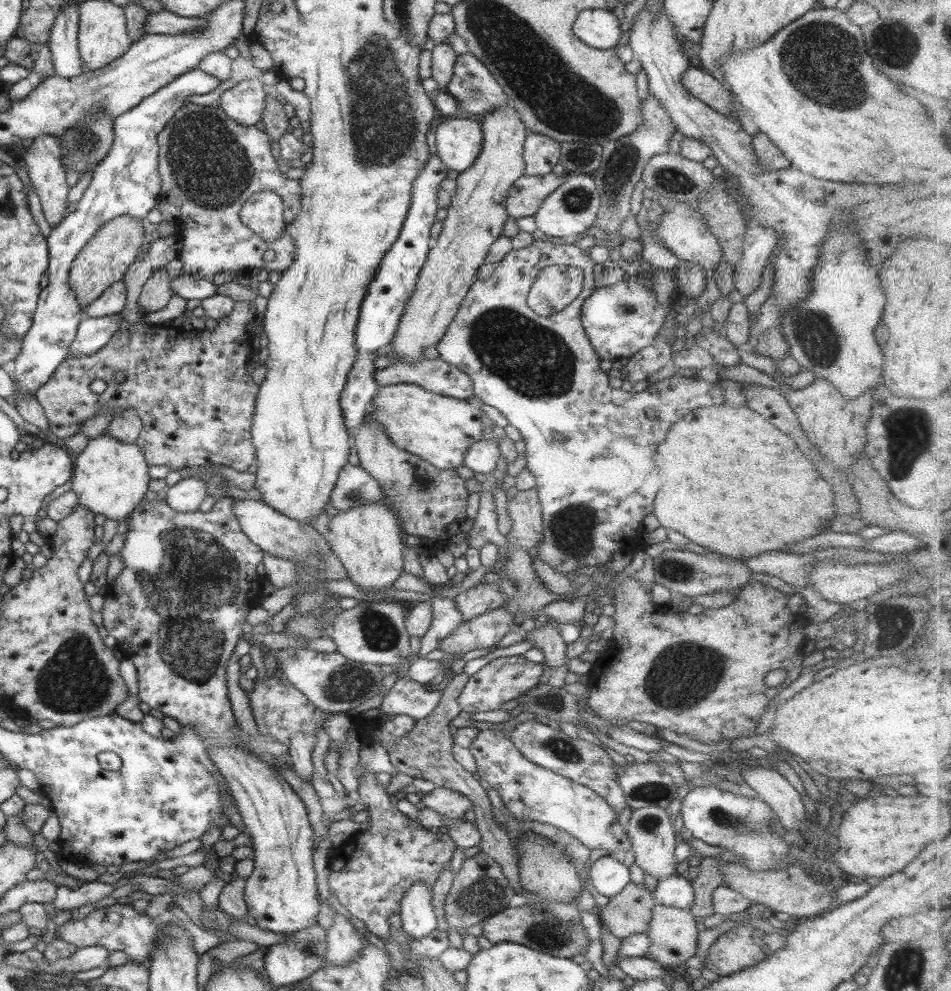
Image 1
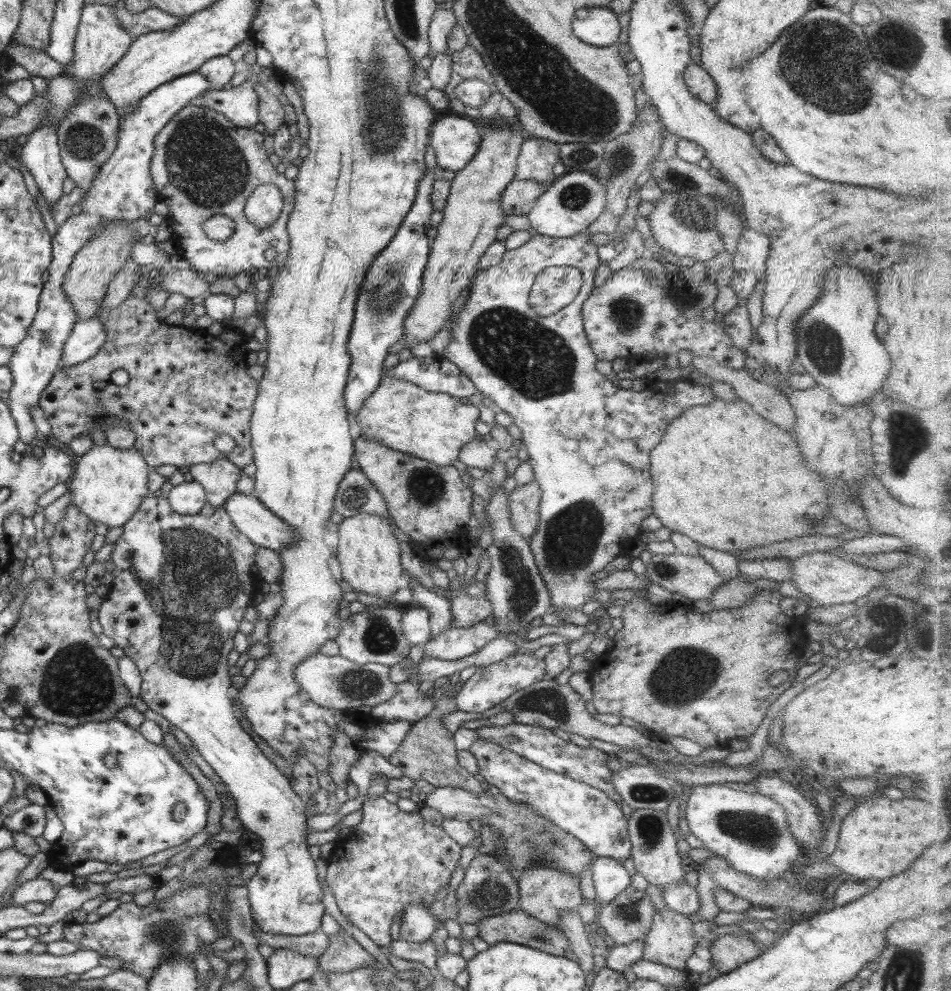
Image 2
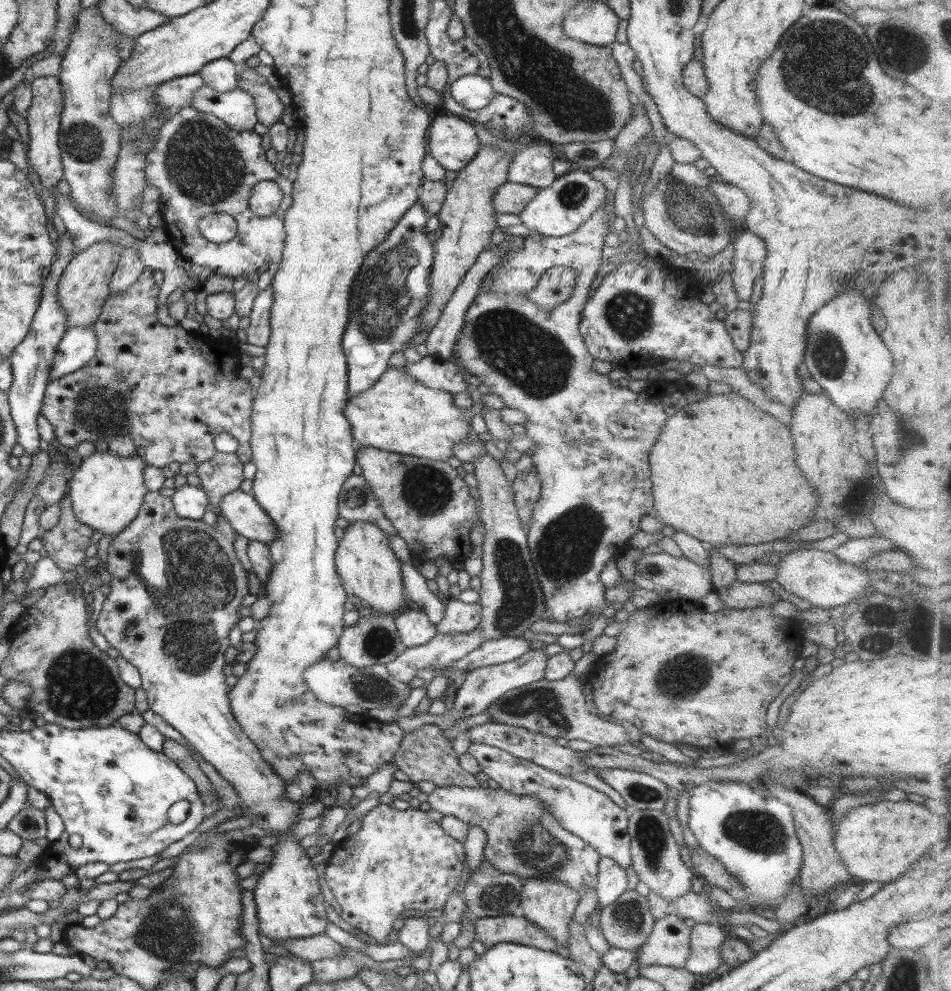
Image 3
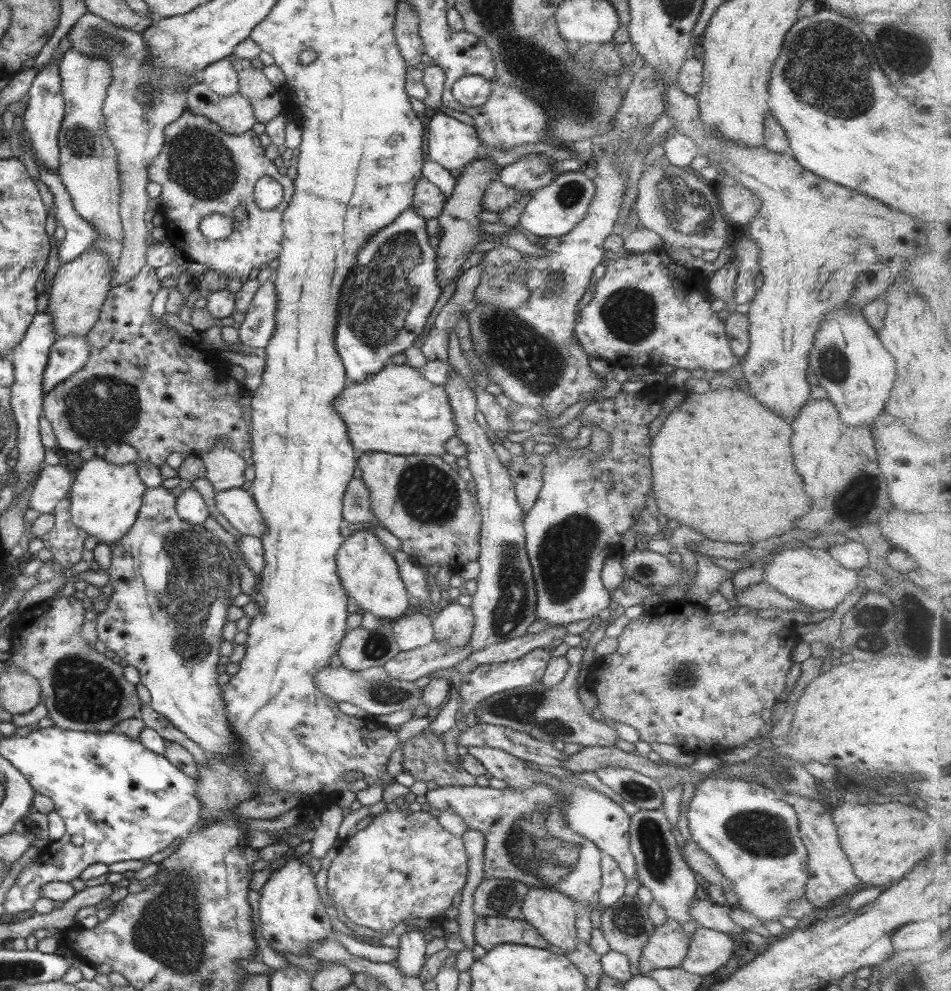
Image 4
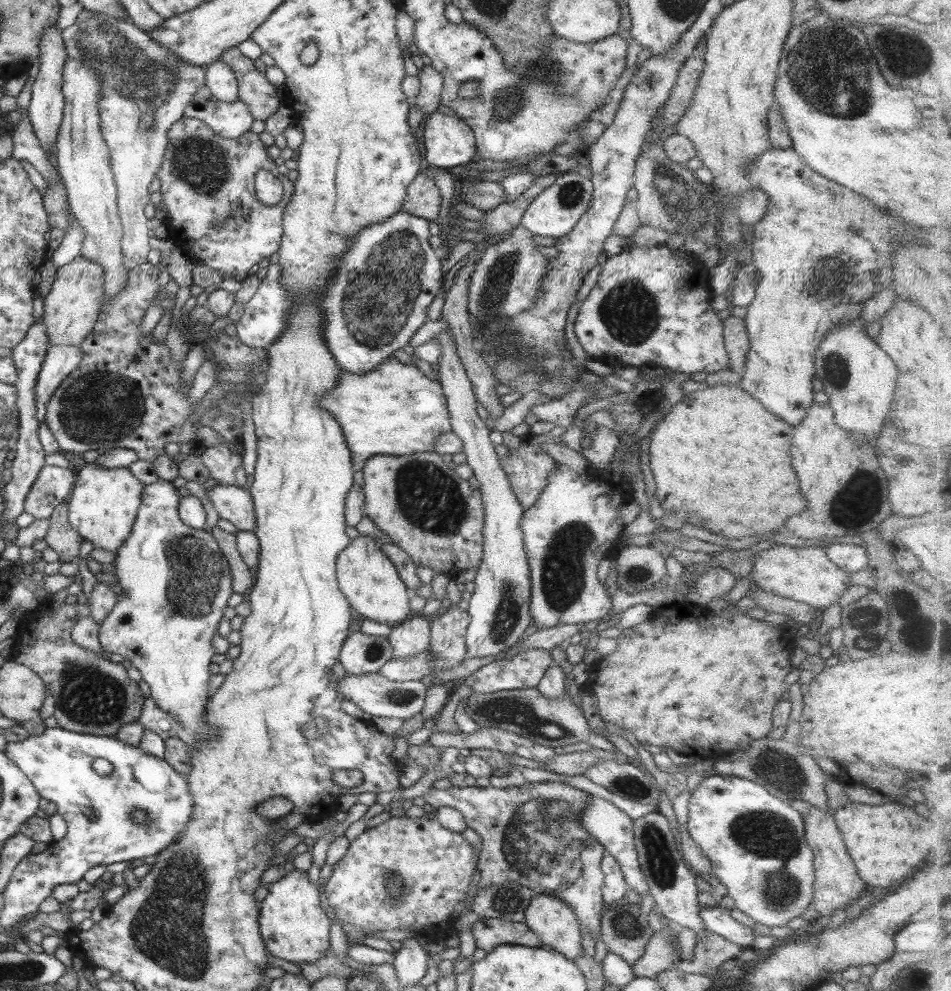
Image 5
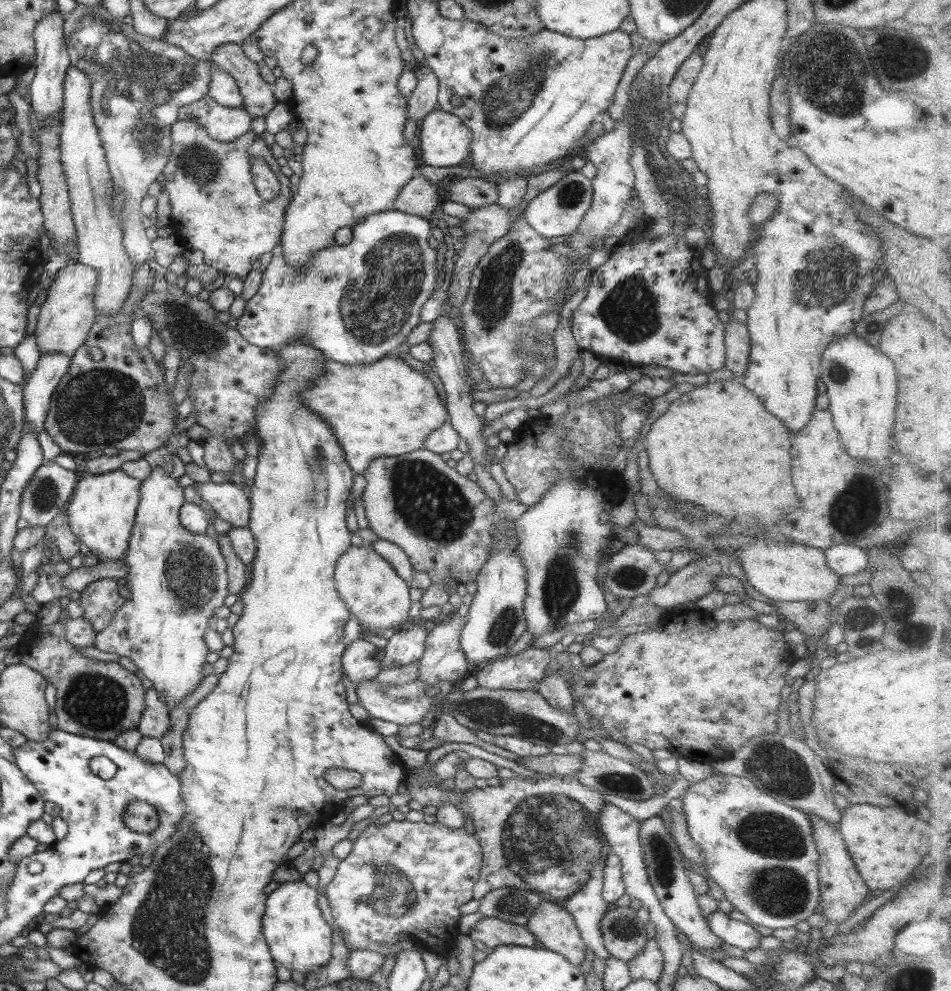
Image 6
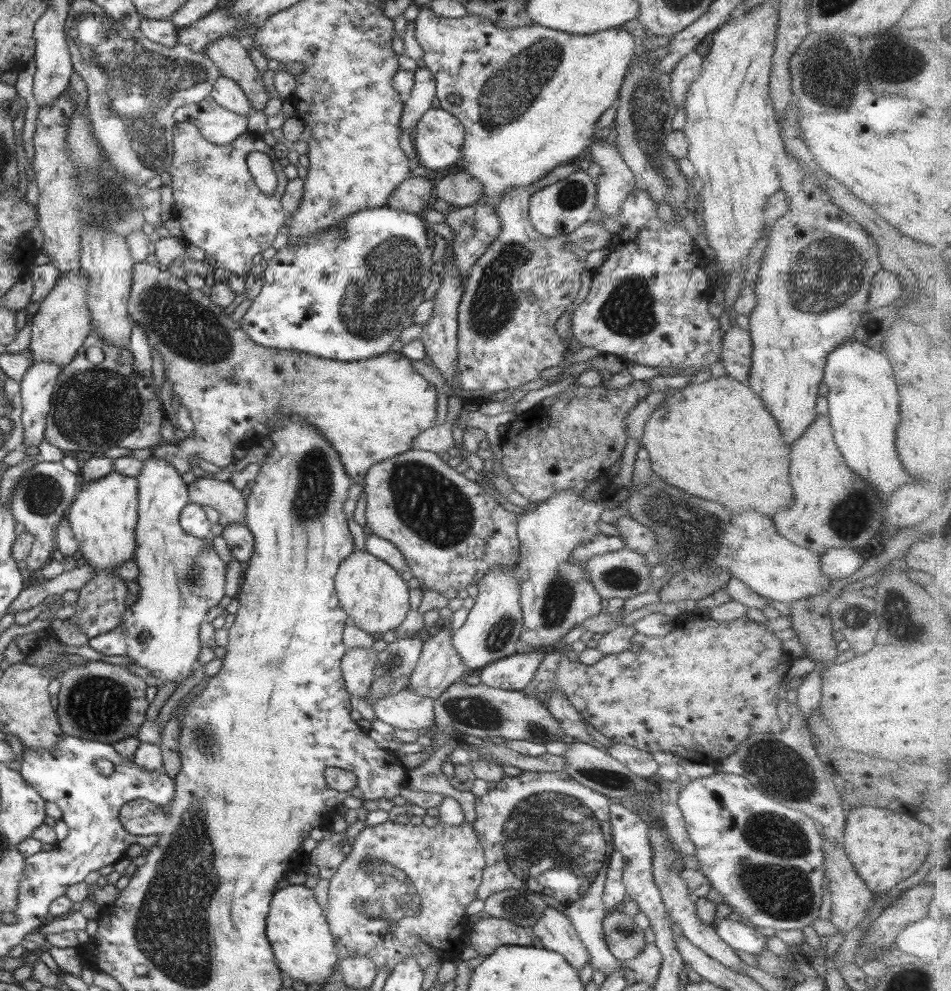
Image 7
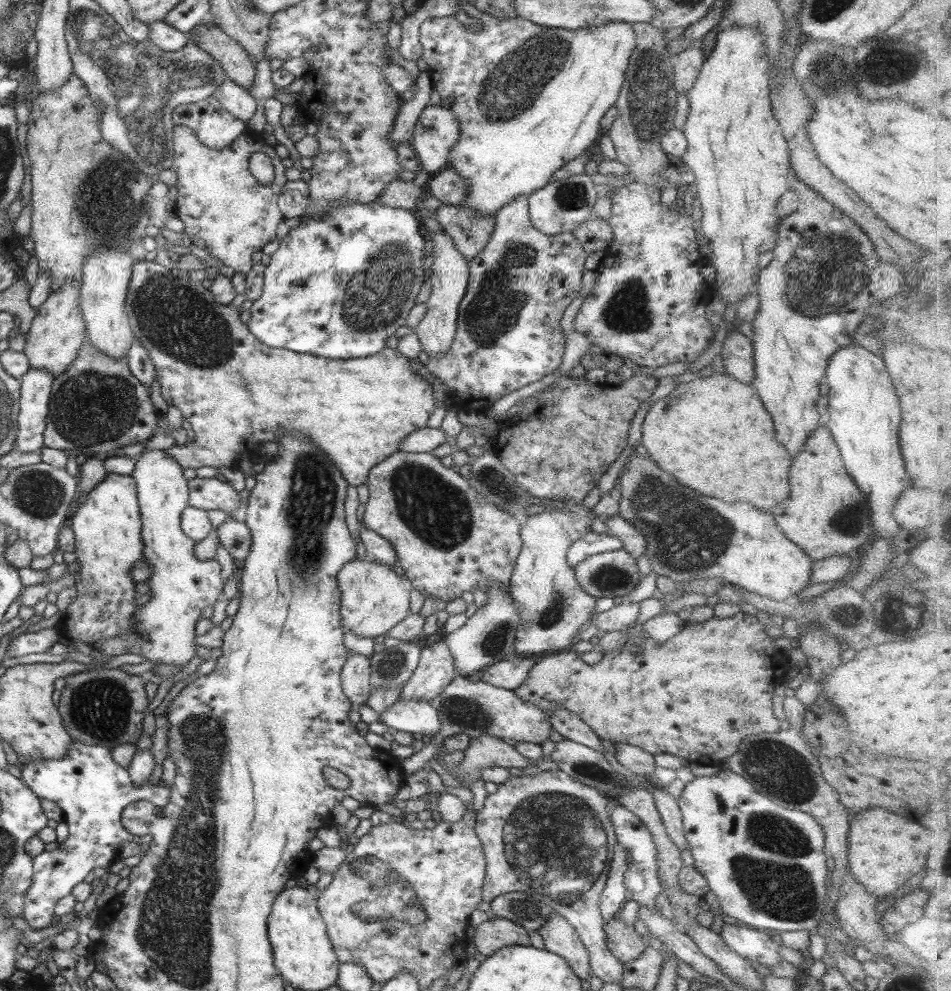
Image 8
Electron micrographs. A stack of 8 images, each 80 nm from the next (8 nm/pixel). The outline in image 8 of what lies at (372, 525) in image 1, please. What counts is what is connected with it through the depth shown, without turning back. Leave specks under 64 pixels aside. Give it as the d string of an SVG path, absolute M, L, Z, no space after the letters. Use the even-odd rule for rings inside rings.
M369 557L353 558L337 571L337 588L340 592L340 609L342 627L345 632L363 638L386 636L387 630L393 628L408 615L409 592L399 583L400 577L389 566L376 563Z

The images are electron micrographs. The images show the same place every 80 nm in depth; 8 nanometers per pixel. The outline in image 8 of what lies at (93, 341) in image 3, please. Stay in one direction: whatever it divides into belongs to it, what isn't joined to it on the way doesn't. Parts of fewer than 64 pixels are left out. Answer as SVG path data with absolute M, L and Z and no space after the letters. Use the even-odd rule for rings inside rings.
M47 369L29 370L19 379L21 397L18 410L18 437L15 449L21 452L39 451L50 401L50 390L54 376Z

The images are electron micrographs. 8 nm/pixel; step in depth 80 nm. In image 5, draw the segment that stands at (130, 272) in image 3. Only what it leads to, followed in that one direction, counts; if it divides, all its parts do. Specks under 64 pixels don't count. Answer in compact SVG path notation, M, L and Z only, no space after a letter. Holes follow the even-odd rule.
M83 9L75 19L75 22L60 31L62 36L62 41L64 42L64 49L66 50L66 56L76 61L82 62L82 65L87 65L90 69L98 72L100 76L100 97L98 100L98 115L100 120L100 131L109 149L109 164L111 166L111 174L113 174L113 180L116 187L116 206L118 210L118 218L120 219L120 224L122 226L122 238L121 238L121 248L122 248L122 263L127 271L147 262L148 252L150 251L150 246L148 242L150 240L149 234L147 234L147 226L145 223L147 219L143 214L143 209L149 201L149 194L147 188L149 188L150 182L155 177L155 172L161 164L161 159L163 159L163 154L165 154L165 145L167 144L166 132L167 129L182 117L184 108L187 103L192 99L193 93L196 93L197 88L204 85L204 67L203 66L193 66L192 64L185 64L181 62L174 54L165 50L162 46L159 46L156 42L153 42L145 31L138 29L131 22L123 22L115 20L106 14L99 14L98 12L91 12L90 10Z

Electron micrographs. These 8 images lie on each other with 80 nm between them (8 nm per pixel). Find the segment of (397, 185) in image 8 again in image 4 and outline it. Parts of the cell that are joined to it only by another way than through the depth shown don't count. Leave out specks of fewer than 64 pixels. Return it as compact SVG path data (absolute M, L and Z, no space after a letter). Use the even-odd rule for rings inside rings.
M421 178L413 189L413 199L409 209L424 220L435 219L441 214L445 202L445 196L431 182Z

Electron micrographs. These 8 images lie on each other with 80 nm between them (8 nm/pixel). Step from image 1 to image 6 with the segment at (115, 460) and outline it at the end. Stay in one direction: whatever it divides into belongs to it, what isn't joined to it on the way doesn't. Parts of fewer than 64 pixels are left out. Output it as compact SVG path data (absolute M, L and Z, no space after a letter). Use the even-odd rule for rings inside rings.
M121 469L99 474L84 471L79 475L65 506L68 525L80 543L88 548L87 554L93 554L98 562L121 560L124 555L140 499L139 487L140 481Z

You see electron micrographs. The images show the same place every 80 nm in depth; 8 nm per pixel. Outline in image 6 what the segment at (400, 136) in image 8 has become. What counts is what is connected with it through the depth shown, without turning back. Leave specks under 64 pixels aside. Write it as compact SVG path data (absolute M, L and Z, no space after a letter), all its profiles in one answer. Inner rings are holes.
M425 64L416 67L413 73L416 85L407 98L406 120L412 118L420 122L437 106L438 78Z

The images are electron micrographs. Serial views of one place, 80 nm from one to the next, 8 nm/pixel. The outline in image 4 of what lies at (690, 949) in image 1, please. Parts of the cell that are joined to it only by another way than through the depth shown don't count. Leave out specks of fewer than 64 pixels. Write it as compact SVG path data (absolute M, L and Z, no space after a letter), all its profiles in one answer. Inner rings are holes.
M667 919L664 924L654 928L653 934L643 946L638 960L638 969L641 975L647 975L649 971L666 968L673 969L681 966L682 960L688 951L687 934L682 930L681 924L675 920Z

